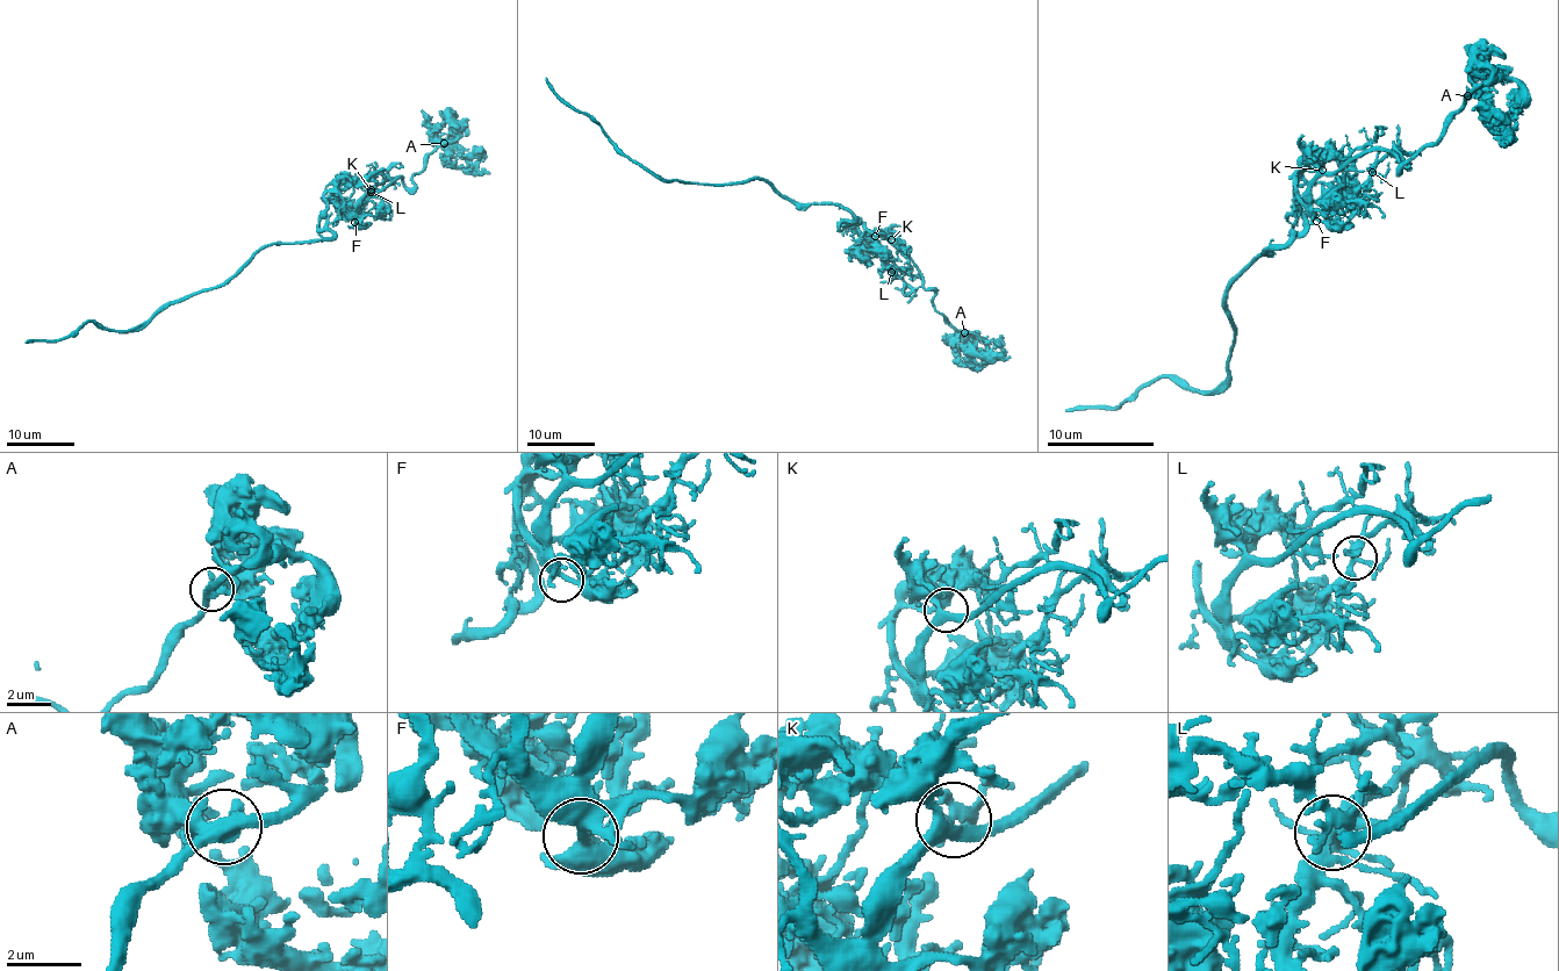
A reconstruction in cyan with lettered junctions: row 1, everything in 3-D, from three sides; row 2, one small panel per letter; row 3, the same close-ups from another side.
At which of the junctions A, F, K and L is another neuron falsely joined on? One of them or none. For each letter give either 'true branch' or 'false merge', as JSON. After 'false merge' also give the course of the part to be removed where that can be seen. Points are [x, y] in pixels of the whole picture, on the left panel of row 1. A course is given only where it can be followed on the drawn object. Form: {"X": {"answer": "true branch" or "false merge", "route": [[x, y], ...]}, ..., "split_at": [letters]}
{"A": {"answer": "true branch"}, "F": {"answer": "true branch"}, "K": {"answer": "true branch"}, "L": {"answer": "true branch"}, "split_at": []}

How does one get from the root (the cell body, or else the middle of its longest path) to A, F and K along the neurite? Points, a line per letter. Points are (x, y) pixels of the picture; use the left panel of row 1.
A: (321, 241), (331, 237), (338, 213), (351, 213), (368, 193), (397, 178), (412, 188), (412, 177), (444, 142)
F: (321, 241), (331, 237), (328, 225), (338, 221), (339, 210), (354, 222)
K: (321, 241), (331, 237), (328, 225), (338, 221), (338, 213), (351, 213), (371, 189)

